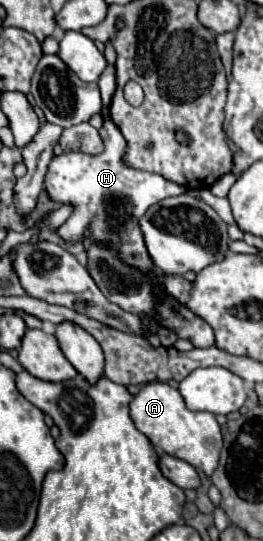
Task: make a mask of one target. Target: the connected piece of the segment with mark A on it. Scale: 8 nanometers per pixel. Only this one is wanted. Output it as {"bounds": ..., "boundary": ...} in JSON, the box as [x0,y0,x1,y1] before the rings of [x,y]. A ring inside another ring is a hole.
{"bounds":[130,382,222,476],"boundary":[[[148,382],[132,398],[130,416],[136,428],[152,442],[156,450],[176,456],[206,476],[212,476],[218,466],[218,452],[222,450],[222,434],[214,414],[188,410],[180,392],[168,382]]]}

